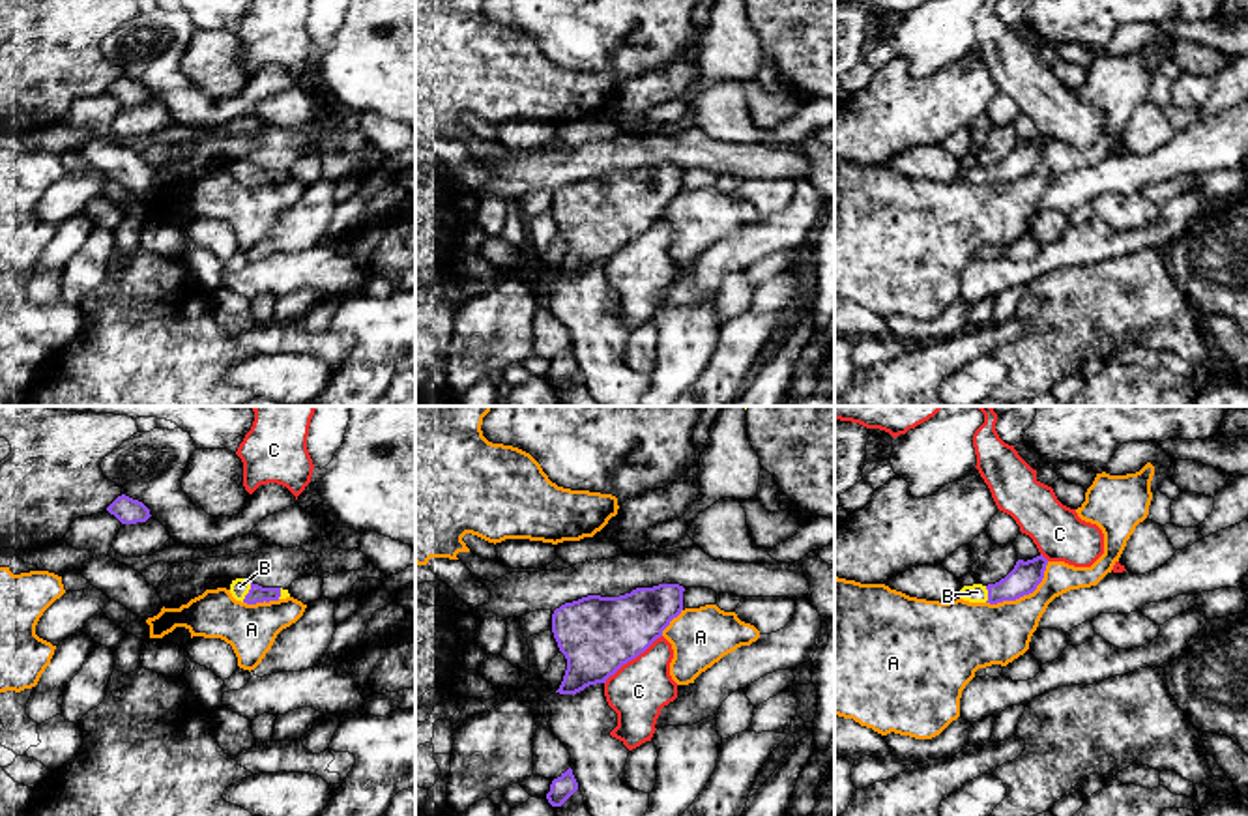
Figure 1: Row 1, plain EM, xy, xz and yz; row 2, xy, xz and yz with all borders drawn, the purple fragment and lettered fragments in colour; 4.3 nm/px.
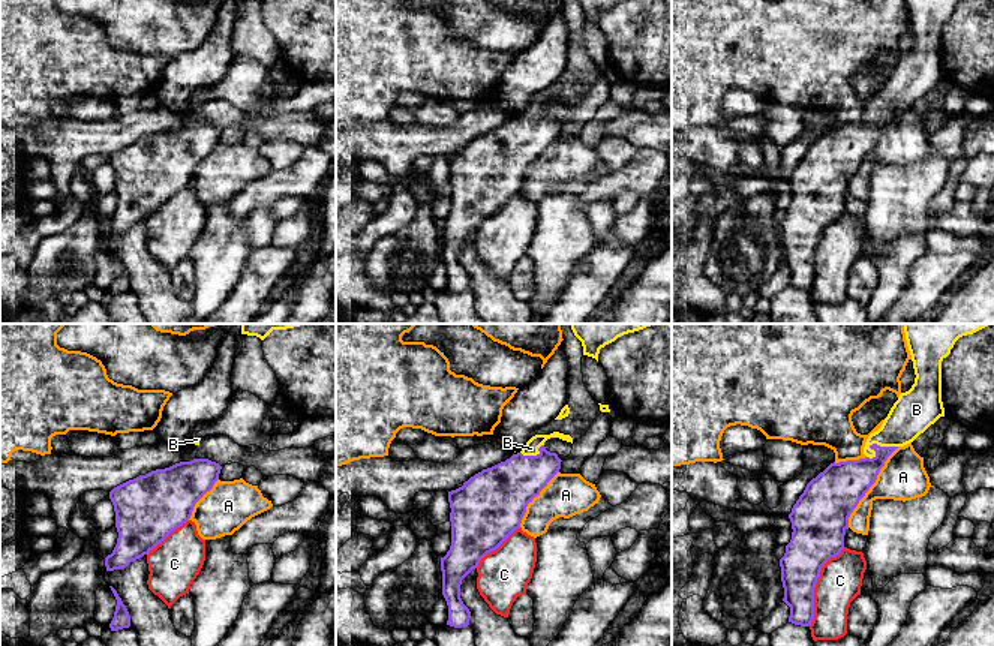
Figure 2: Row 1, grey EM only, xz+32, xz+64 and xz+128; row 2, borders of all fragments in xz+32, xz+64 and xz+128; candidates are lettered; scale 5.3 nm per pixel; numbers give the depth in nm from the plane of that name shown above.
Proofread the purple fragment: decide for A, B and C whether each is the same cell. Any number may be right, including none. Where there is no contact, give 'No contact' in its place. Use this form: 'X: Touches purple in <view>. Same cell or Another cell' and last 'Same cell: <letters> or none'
A: Touches purple in yz. Another cell
B: Touches purple in xy. Same cell
C: Touches purple in xz. Another cell
Same cell: B

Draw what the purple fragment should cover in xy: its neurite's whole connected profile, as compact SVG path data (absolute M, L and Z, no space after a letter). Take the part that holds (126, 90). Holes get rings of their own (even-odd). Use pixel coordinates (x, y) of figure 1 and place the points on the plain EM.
M125 75L118 77L107 92L114 95L122 105L146 103L152 95L150 90Z

